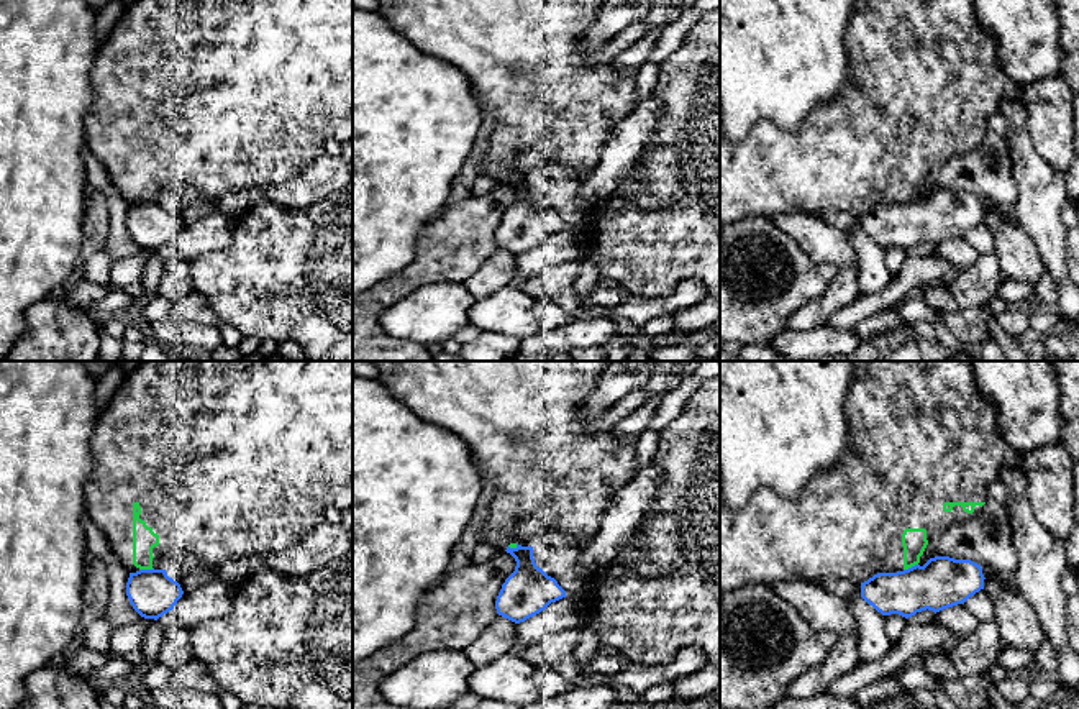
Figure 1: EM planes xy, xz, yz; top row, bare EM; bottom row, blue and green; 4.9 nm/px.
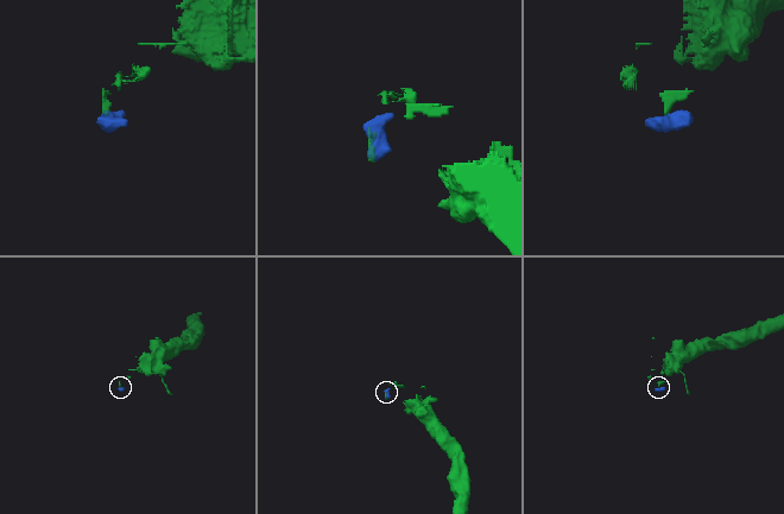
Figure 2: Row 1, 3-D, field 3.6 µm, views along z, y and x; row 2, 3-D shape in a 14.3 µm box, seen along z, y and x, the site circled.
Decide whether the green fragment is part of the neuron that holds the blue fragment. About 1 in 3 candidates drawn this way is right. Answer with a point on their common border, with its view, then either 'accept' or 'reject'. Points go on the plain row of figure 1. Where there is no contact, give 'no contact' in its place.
meets blue in yz at (912, 199); reject

